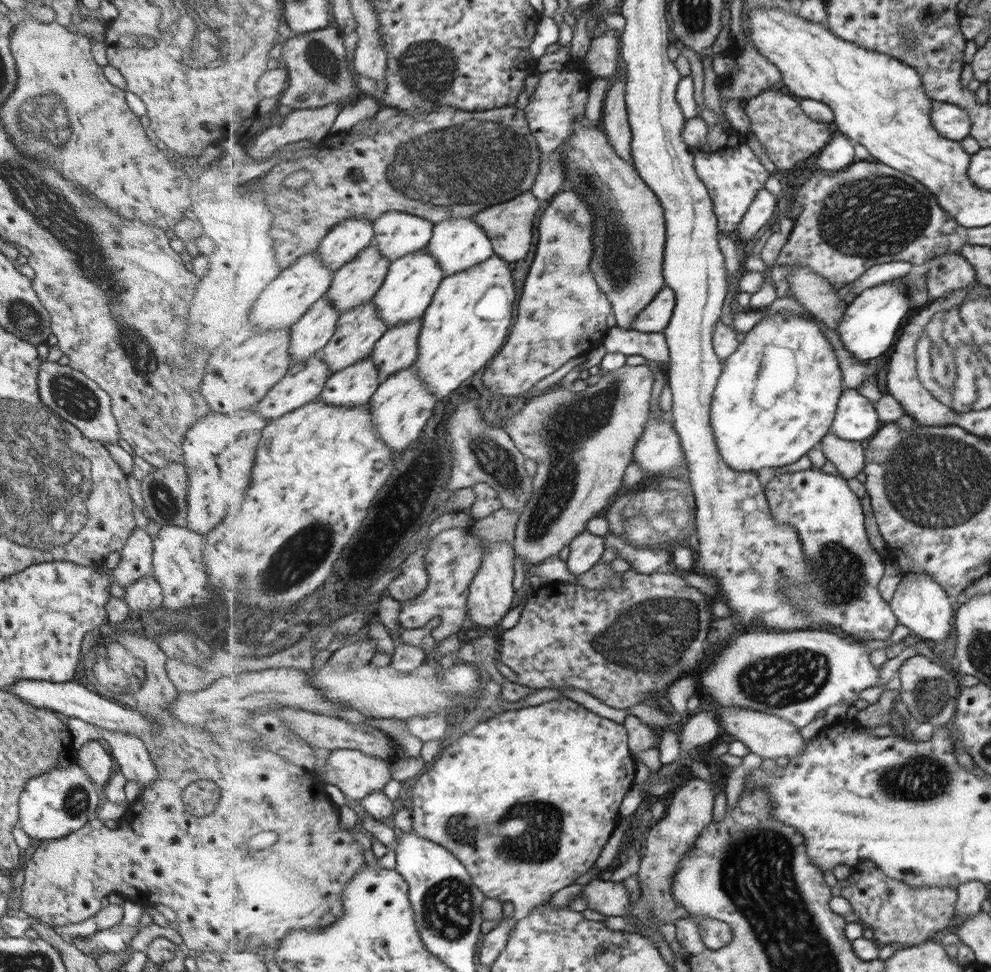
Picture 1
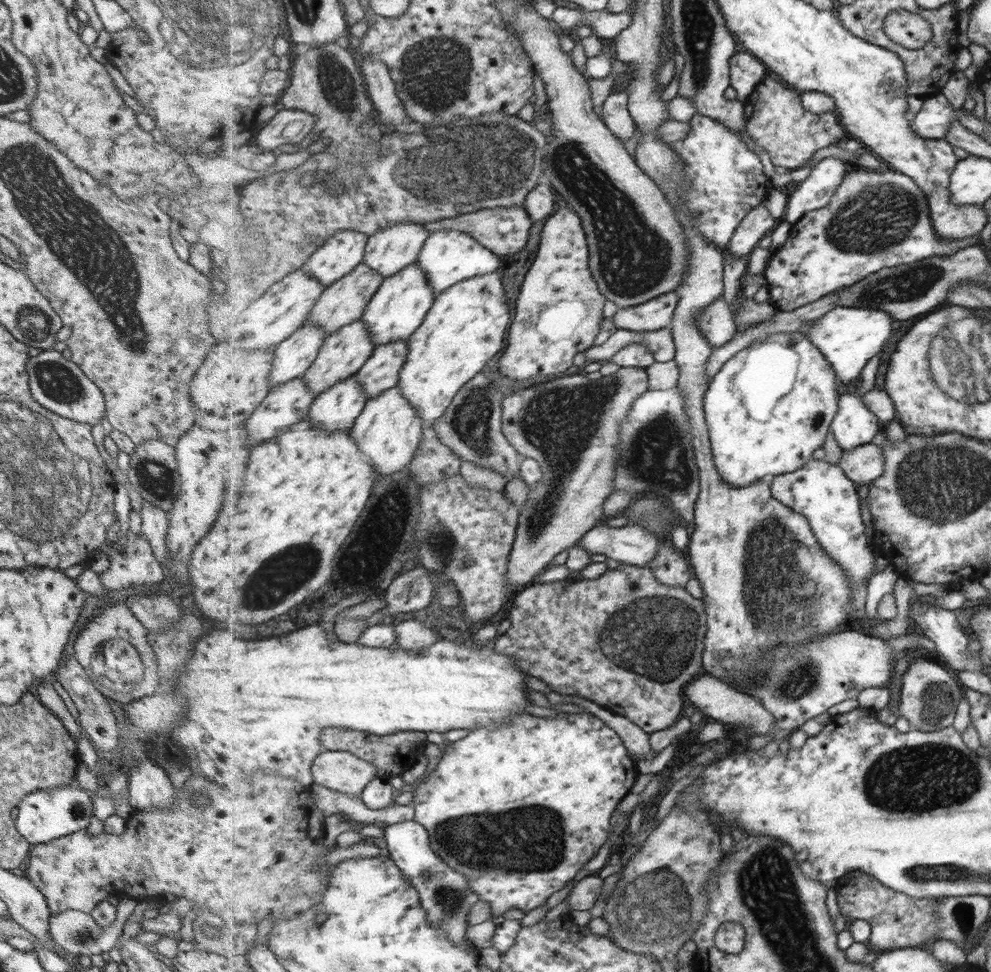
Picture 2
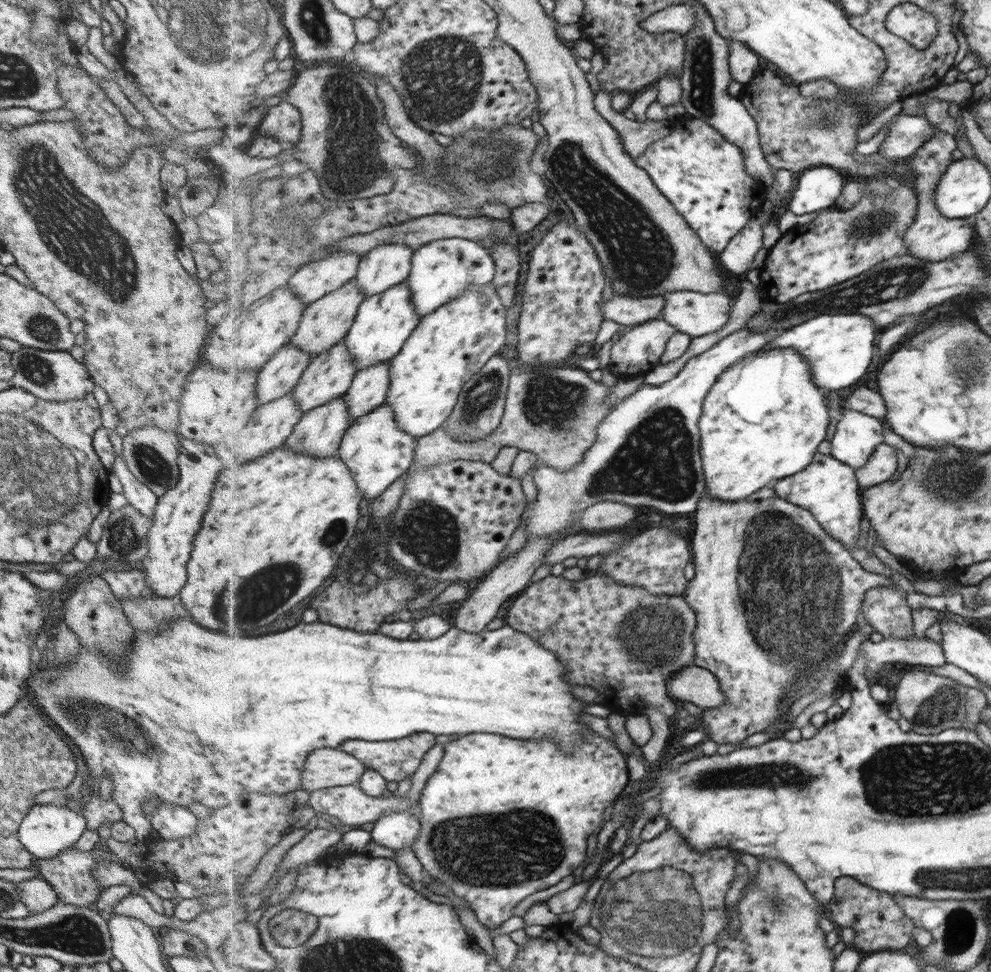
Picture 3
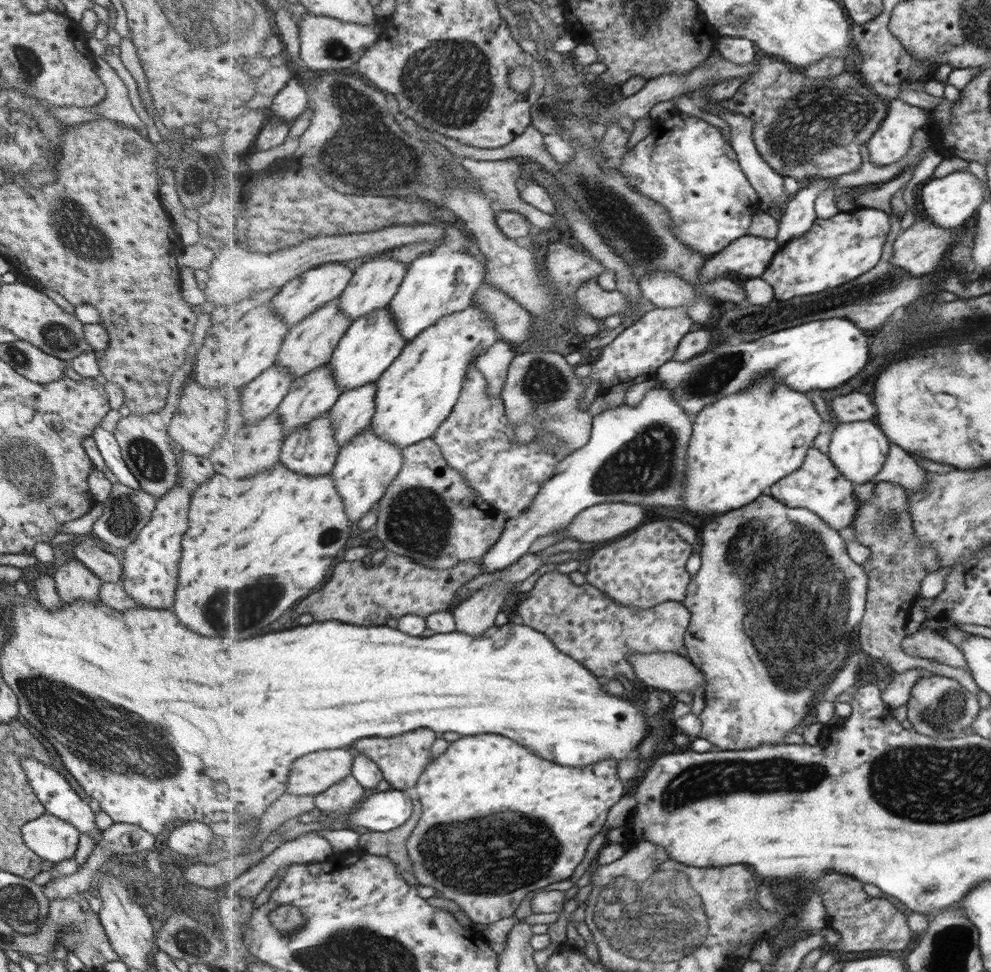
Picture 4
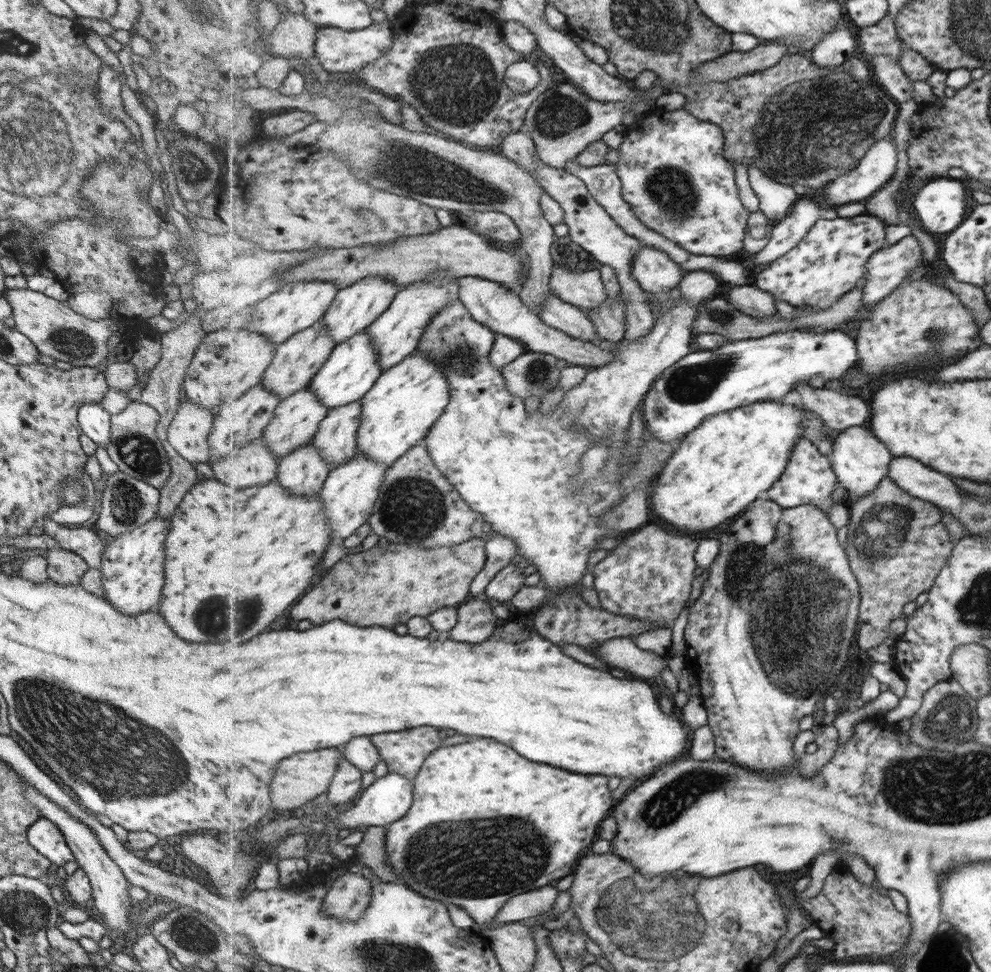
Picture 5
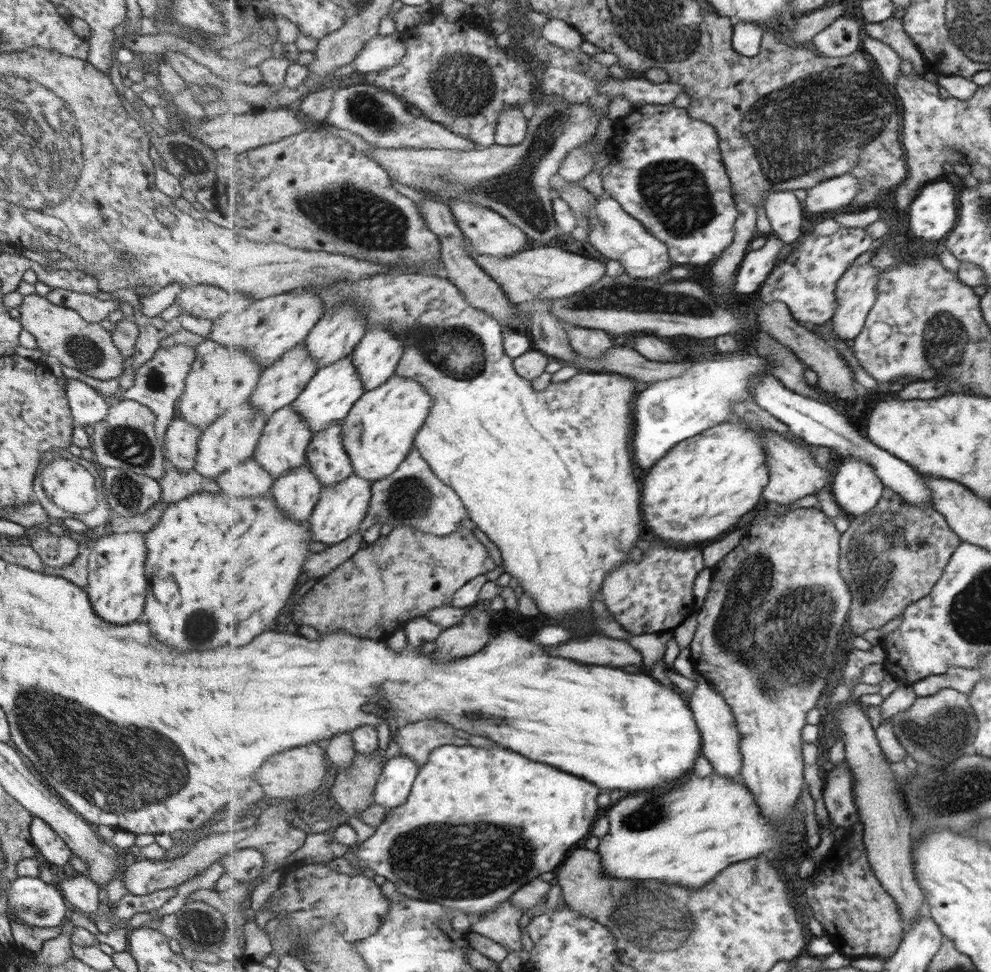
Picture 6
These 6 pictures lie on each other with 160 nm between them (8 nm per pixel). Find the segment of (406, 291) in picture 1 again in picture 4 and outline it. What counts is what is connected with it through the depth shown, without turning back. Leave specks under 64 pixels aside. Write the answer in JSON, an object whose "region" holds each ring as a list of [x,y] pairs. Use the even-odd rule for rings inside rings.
{"region":[[[389,308],[374,310],[358,318],[339,341],[329,362],[342,392],[377,382],[402,354],[406,343],[402,330]]]}

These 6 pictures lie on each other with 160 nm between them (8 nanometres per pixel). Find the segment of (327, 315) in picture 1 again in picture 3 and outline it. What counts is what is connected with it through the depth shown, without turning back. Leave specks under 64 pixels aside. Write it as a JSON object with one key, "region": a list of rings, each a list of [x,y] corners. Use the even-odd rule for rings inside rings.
{"region":[[[287,344],[261,368],[258,378],[260,406],[293,392],[312,362],[310,352]]]}

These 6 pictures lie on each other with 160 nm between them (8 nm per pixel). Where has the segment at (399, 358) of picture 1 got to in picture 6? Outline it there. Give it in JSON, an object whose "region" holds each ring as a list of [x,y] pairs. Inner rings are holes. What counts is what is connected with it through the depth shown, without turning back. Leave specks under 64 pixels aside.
{"region":[[[343,421],[316,432],[308,451],[308,462],[323,486],[334,485],[355,473],[353,461],[343,448]]]}

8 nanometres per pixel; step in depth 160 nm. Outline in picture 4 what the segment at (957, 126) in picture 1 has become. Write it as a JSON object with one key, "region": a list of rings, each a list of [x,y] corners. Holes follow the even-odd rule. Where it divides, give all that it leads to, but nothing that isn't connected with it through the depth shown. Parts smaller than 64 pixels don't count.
{"region":[[[898,98],[891,99],[889,105],[888,115],[868,144],[870,162],[877,167],[901,160],[911,147],[911,134],[926,118],[927,109],[909,106]]]}

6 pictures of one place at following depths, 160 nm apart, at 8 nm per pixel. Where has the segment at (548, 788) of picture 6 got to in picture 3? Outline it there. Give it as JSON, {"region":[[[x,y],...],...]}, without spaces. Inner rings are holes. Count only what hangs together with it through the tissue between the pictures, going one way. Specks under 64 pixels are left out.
{"region":[[[591,728],[585,730],[583,746],[569,756],[549,738],[515,740],[493,734],[471,734],[449,741],[445,744],[445,758],[439,770],[422,790],[423,814],[419,818],[422,832],[413,851],[422,862],[425,874],[450,886],[455,895],[467,901],[480,923],[487,928],[500,927],[513,918],[515,906],[527,896],[559,884],[583,864],[589,836],[601,830],[605,810],[618,800],[617,796],[627,788],[629,780],[628,760],[621,750]],[[467,820],[475,820],[475,826],[481,826],[481,836],[467,826]]]}

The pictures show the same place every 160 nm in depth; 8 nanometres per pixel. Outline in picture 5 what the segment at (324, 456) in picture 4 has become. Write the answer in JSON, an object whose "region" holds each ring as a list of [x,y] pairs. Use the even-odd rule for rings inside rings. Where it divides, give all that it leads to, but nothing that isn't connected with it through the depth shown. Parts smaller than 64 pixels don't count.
{"region":[[[312,441],[282,456],[278,480],[297,495],[315,496],[321,494],[330,471],[330,464]]]}

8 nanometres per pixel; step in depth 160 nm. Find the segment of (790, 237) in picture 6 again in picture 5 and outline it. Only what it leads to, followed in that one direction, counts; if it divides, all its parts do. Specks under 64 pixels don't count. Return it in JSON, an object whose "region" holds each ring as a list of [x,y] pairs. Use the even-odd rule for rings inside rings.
{"region":[[[756,164],[748,166],[748,179],[760,200],[761,211],[775,224],[791,216],[795,204],[802,198],[787,184],[779,184],[761,172]]]}

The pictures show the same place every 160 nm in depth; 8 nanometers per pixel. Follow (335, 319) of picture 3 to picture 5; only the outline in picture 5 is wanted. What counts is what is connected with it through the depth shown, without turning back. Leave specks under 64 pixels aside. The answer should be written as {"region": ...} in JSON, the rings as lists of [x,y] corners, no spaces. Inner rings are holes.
{"region":[[[323,320],[315,323],[278,345],[274,362],[265,372],[263,384],[276,392],[282,400],[302,388],[309,387],[319,369],[330,359],[336,346],[336,340],[330,335]]]}

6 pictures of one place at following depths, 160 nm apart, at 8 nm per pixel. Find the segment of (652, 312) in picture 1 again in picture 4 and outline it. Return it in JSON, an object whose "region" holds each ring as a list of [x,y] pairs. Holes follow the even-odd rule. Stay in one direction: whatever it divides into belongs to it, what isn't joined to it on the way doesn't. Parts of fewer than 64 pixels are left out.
{"region":[[[591,280],[579,289],[577,295],[577,306],[586,310],[591,316],[605,320],[606,316],[618,314],[623,316],[629,309],[629,298],[618,289],[612,292],[605,292],[596,280]]]}

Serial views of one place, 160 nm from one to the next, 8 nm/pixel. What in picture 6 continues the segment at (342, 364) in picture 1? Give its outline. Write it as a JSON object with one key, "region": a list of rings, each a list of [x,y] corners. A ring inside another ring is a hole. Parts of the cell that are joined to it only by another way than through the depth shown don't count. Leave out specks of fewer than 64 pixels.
{"region":[[[292,405],[287,406],[269,416],[263,439],[260,440],[259,449],[253,458],[259,461],[259,464],[264,466],[274,479],[279,479],[290,470],[307,464],[308,451],[313,439],[314,430],[306,418],[302,417],[302,414]]]}

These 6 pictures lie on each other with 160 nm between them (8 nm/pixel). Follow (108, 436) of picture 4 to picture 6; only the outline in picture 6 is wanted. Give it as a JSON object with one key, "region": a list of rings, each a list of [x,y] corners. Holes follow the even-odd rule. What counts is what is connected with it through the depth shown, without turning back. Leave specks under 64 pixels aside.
{"region":[[[67,379],[65,396],[76,427],[93,427],[95,422],[103,420],[107,414],[110,402],[82,381]]]}

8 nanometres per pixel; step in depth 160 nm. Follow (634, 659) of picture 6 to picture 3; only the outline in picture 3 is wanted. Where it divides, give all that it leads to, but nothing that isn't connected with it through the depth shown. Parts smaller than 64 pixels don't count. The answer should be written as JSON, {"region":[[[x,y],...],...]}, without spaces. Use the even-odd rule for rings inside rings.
{"region":[[[696,665],[677,671],[670,678],[667,688],[670,695],[675,696],[680,702],[692,703],[703,710],[725,704],[720,680],[713,672]]]}

